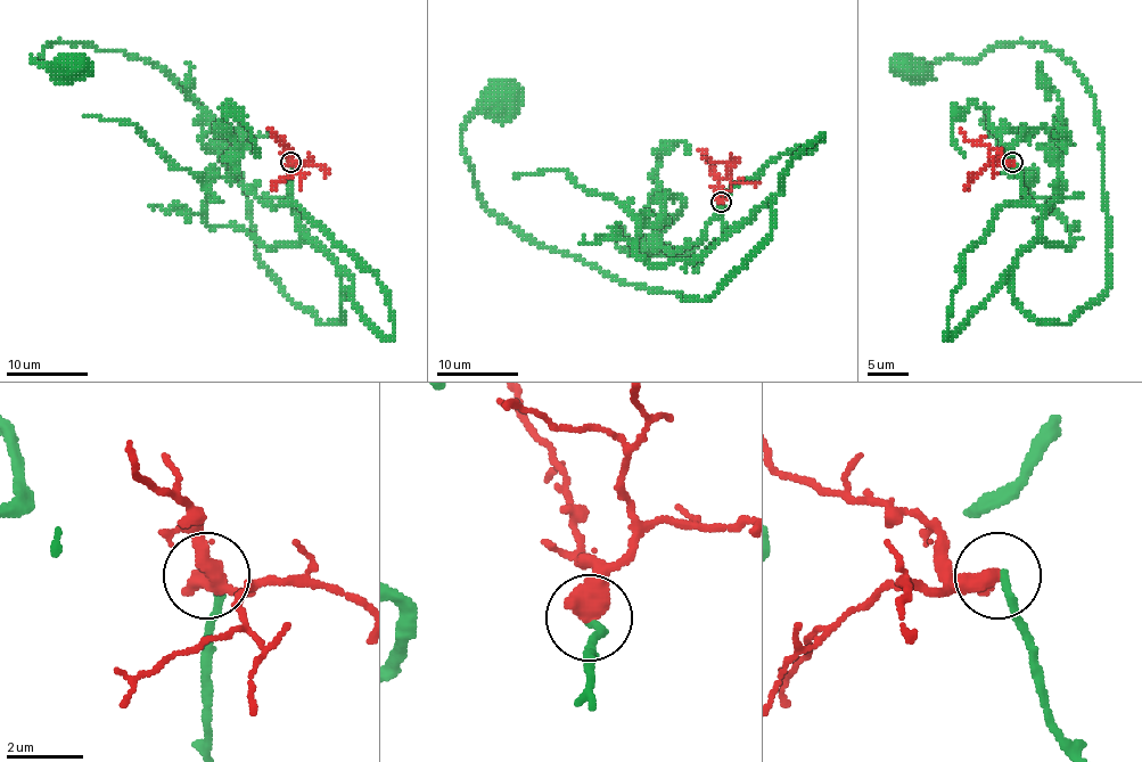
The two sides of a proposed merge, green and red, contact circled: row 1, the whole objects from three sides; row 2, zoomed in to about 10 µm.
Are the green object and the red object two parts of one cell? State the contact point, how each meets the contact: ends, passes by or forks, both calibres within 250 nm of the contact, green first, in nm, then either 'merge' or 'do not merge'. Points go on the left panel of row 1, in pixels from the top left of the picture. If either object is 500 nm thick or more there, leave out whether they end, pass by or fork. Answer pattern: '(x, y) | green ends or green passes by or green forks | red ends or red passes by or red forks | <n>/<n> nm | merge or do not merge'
(290, 162) | 200/600 nm | do not merge

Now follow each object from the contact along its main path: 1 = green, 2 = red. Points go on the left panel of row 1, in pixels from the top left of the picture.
1: (290, 162), (339, 321), (262, 264), (197, 103), (122, 51), (32, 58), (71, 74)
2: (290, 162), (300, 164), (297, 172), (279, 180), (272, 188)

